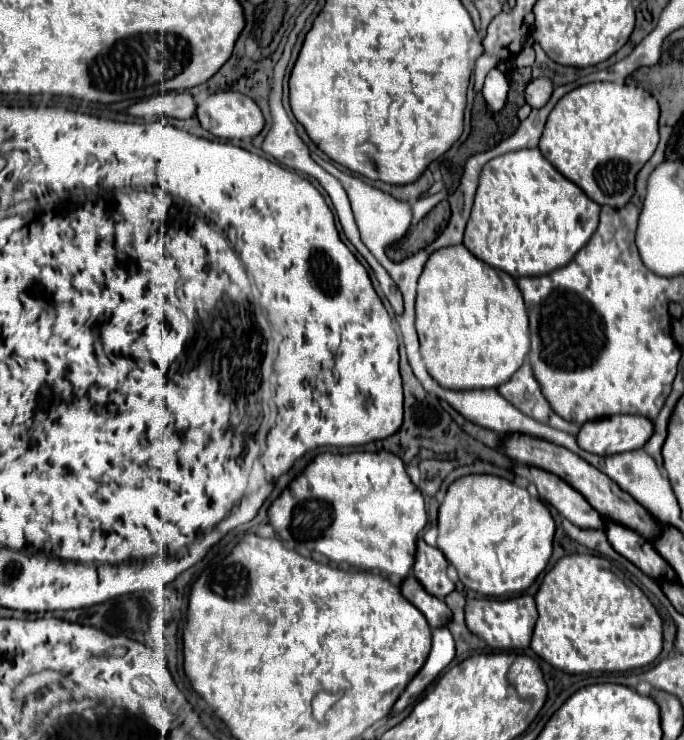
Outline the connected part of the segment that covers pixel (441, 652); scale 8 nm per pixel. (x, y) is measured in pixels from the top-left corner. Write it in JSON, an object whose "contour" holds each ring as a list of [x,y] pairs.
{"contour":[[[438,628],[432,630],[432,650],[430,656],[426,660],[426,664],[422,666],[422,670],[414,676],[414,680],[408,684],[408,688],[402,692],[402,696],[398,698],[398,702],[394,704],[394,708],[400,712],[406,706],[414,704],[416,698],[428,688],[430,682],[434,682],[438,678],[438,674],[454,660],[454,640],[448,628]]]}

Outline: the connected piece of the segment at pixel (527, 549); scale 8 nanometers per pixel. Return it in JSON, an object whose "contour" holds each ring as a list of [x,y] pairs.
{"contour":[[[470,474],[450,484],[444,502],[438,510],[438,548],[444,552],[448,562],[458,570],[462,584],[484,596],[514,596],[534,584],[538,574],[546,568],[552,556],[552,540],[556,522],[548,506],[528,494],[526,488],[514,482],[490,474]]]}

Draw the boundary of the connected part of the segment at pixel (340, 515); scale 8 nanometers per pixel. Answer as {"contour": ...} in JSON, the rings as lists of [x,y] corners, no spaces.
{"contour":[[[386,450],[382,452],[352,452],[352,454],[318,454],[306,470],[276,498],[268,510],[270,524],[284,542],[292,540],[298,546],[318,552],[332,562],[348,562],[362,570],[380,570],[406,578],[414,564],[416,538],[424,530],[428,516],[420,490],[410,482],[404,462]]]}

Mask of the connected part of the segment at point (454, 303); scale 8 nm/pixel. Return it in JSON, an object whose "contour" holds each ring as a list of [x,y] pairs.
{"contour":[[[448,246],[430,256],[418,280],[416,296],[416,330],[420,336],[420,350],[428,374],[446,388],[498,388],[524,364],[530,352],[528,312],[522,292],[512,276],[490,264],[478,260],[466,246]]]}

